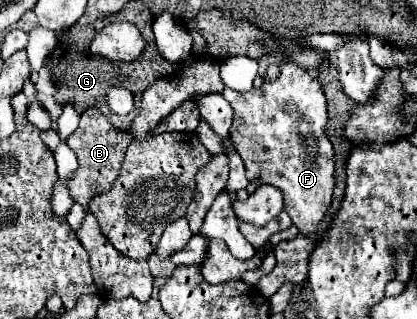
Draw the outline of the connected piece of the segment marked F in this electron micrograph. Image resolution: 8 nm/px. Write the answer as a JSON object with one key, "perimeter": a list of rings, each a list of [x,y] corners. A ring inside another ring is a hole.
{"perimeter":[[[284,61],[282,73],[276,81],[264,81],[260,87],[252,87],[246,93],[236,93],[234,89],[224,89],[222,93],[234,109],[234,121],[230,127],[230,139],[244,161],[248,181],[260,181],[260,185],[274,185],[284,195],[284,211],[290,215],[292,223],[298,227],[300,235],[308,235],[318,229],[320,221],[328,213],[334,193],[334,149],[326,137],[326,97],[316,77],[310,71],[298,67],[292,61]]]}

